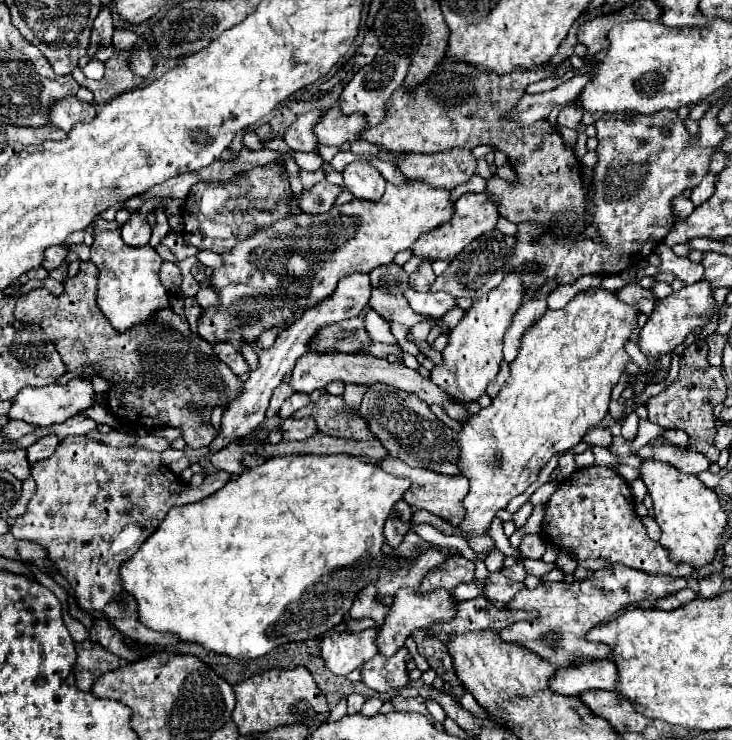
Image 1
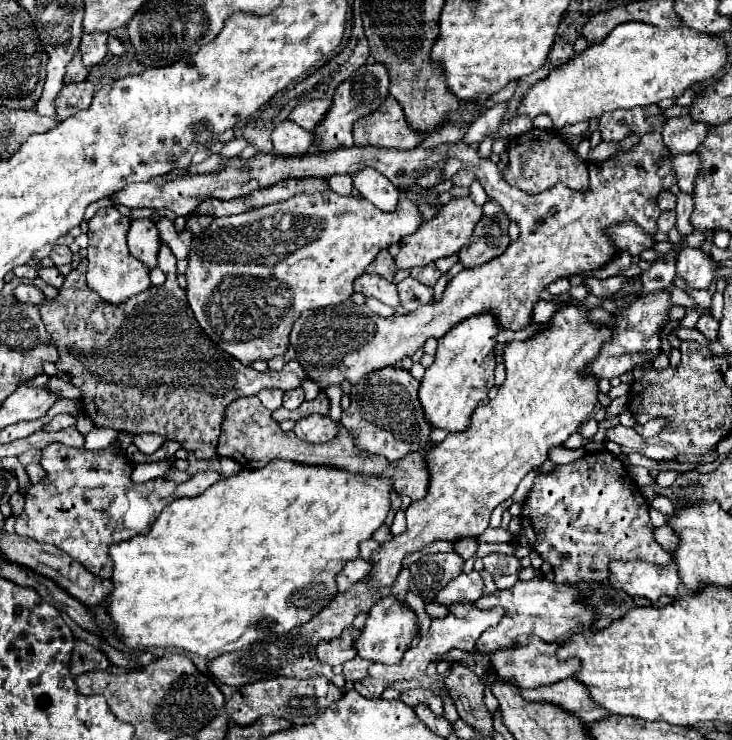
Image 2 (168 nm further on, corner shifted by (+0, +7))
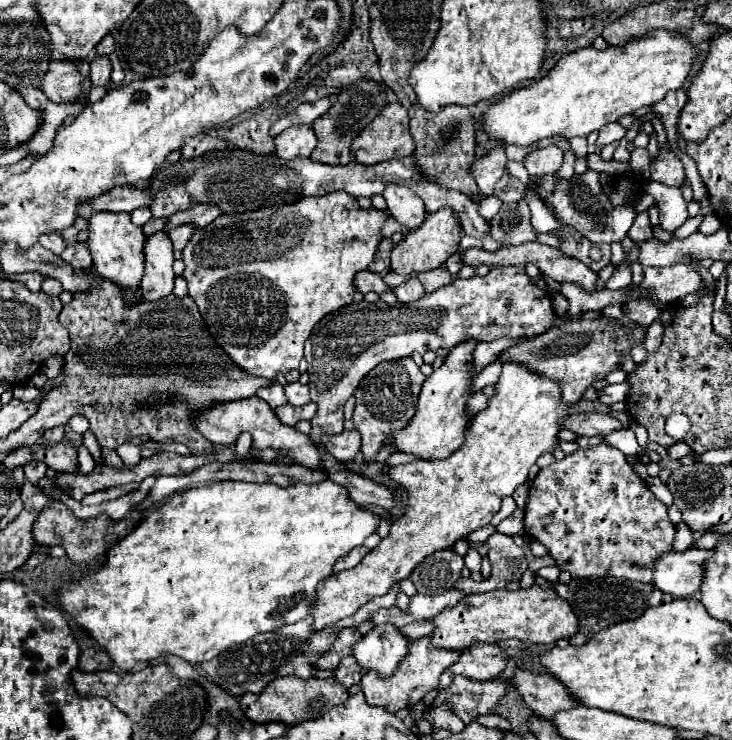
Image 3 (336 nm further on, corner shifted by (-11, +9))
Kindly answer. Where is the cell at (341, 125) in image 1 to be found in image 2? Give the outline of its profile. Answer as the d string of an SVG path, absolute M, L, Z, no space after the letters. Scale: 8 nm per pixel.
M325 99L323 101L305 101L305 103L299 103L291 111L289 119L307 131L313 131L325 119L329 107L331 107L331 101L325 101Z

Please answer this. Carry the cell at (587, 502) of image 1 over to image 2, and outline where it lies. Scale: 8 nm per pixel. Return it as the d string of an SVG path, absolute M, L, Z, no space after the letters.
M609 451L589 453L575 463L557 465L551 475L537 477L523 503L521 523L531 549L553 565L557 583L605 581L613 559L647 561L659 567L673 561L671 553L653 539L649 505L641 489Z

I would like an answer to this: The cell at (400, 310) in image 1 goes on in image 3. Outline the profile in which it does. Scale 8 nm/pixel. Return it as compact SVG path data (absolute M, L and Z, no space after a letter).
M364 269L364 271L354 275L354 287L360 293L368 293L368 291L382 293L382 291L388 291L388 285L382 281L382 277L378 273L368 271L368 269Z

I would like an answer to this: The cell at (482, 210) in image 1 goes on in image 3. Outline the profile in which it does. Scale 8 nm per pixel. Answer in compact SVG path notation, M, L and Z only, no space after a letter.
M446 207L446 209L440 209L436 213L430 213L424 219L424 223L418 227L418 231L410 231L400 243L396 243L392 247L392 255L390 255L392 273L412 275L412 273L430 271L432 267L444 265L446 259L458 251L460 235L462 235L462 229L460 229L460 223L456 221L452 209Z

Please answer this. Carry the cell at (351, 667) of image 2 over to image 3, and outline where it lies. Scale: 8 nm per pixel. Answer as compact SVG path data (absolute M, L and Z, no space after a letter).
M344 657L340 665L334 669L334 679L342 683L346 689L356 685L358 679L362 679L362 675L364 675L364 669L356 667L356 661L352 657Z

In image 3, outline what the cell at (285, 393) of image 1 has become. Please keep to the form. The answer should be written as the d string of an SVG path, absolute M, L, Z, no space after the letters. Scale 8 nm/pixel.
M274 381L272 385L268 385L268 387L264 387L264 389L258 389L256 395L258 395L260 399L264 399L272 409L288 403L288 401L286 401L286 395L284 395L284 387L282 387L278 381Z

